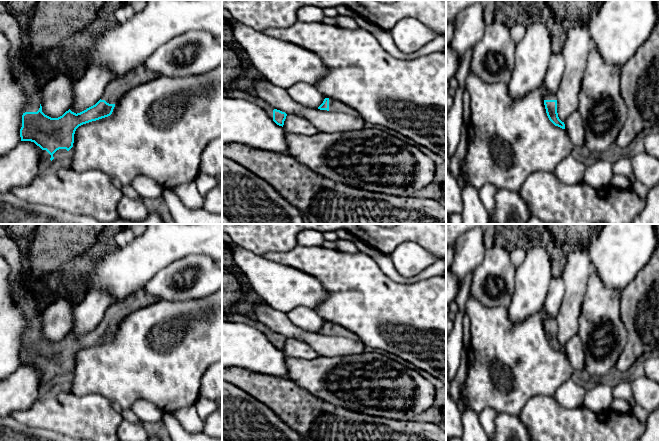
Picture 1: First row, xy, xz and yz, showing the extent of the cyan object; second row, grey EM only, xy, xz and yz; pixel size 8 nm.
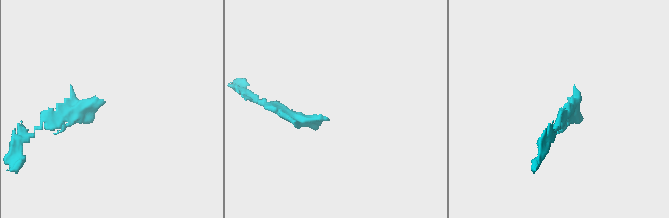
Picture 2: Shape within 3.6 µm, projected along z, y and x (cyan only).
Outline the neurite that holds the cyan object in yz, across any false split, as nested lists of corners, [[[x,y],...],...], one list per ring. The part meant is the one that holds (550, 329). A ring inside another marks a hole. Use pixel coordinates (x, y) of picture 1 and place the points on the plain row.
[[[544,317],[544,329],[549,344],[555,349],[562,353],[565,353],[565,348],[562,346],[557,337],[557,324],[556,318]]]

